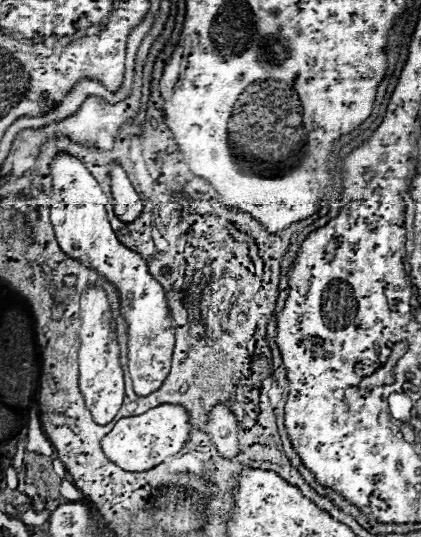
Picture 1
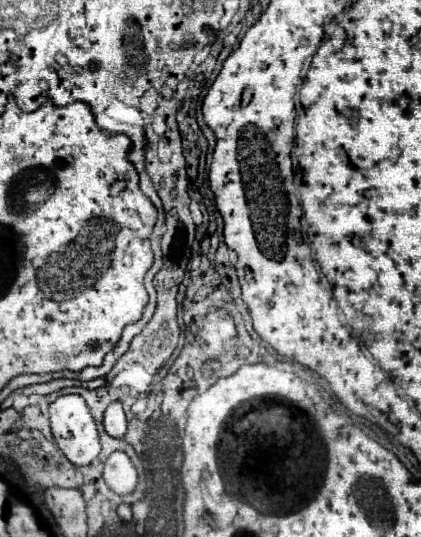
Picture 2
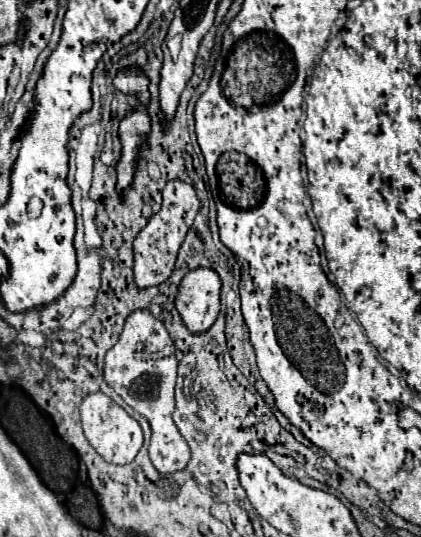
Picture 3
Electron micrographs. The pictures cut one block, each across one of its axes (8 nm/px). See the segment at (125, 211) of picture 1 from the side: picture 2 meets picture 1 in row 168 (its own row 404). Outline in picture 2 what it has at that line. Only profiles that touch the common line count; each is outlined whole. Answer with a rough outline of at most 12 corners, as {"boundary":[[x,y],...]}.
{"boundary":[[120,400],[104,412],[104,428],[110,436],[126,434],[126,414]]}

